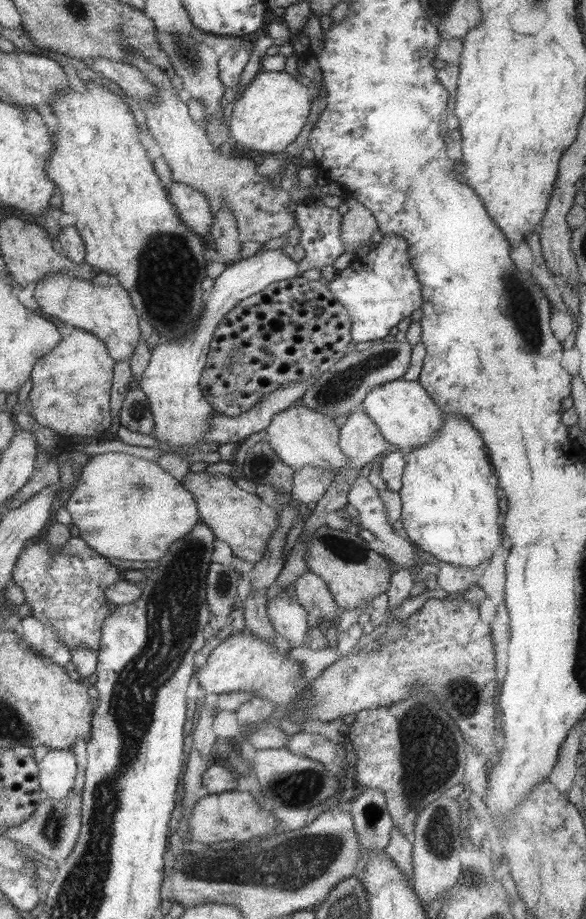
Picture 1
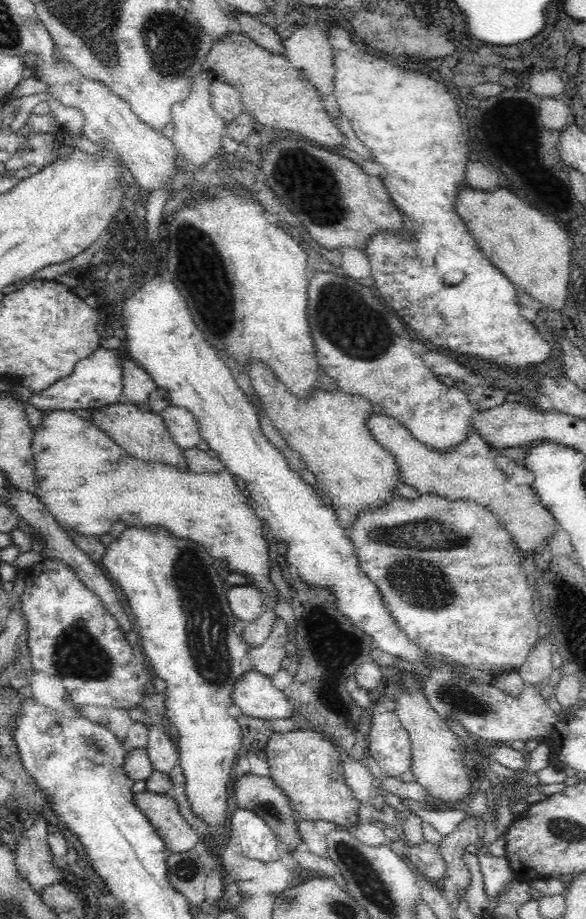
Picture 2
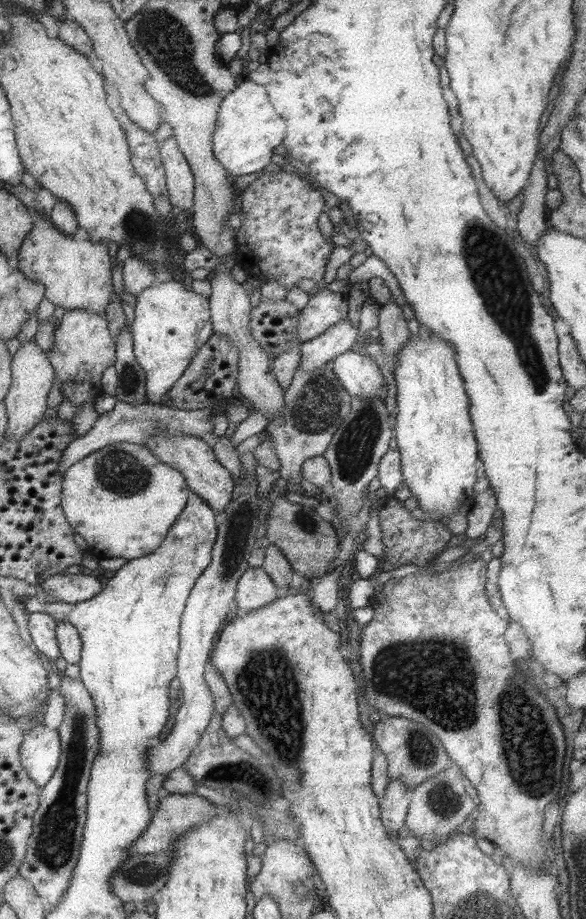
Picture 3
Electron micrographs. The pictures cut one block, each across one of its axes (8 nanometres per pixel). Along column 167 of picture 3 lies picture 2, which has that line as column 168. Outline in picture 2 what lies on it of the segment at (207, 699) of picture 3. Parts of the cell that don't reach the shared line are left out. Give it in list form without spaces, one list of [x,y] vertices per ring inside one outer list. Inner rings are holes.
[[[150,725],[148,730],[150,738],[146,749],[150,756],[151,764],[159,772],[170,773],[176,764],[179,764],[179,753],[176,744],[160,725]]]

